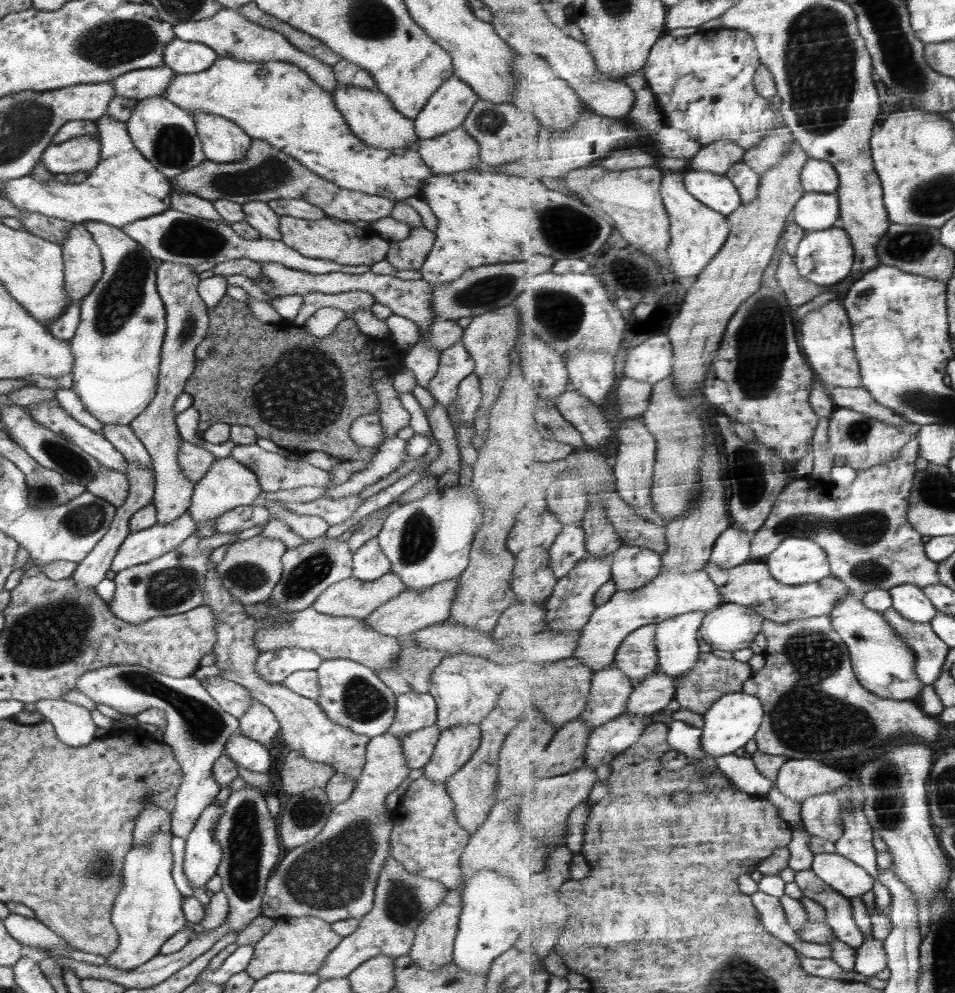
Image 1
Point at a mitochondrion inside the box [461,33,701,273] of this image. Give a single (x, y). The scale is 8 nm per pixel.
(560, 226)

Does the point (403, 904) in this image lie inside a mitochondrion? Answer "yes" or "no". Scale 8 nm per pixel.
yes

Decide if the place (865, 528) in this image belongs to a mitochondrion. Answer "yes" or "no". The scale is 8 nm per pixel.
yes

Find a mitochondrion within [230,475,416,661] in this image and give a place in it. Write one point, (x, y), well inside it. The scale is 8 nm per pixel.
(313, 570)

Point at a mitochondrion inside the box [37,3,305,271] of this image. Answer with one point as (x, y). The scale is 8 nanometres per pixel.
(114, 42)

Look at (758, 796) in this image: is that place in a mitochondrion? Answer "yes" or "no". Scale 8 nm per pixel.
no

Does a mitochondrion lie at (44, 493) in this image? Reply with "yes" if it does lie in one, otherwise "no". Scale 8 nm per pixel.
yes

